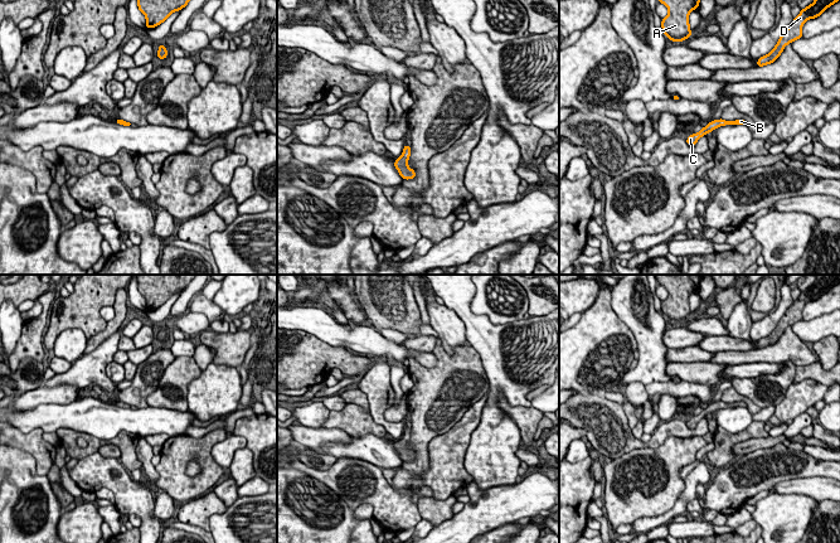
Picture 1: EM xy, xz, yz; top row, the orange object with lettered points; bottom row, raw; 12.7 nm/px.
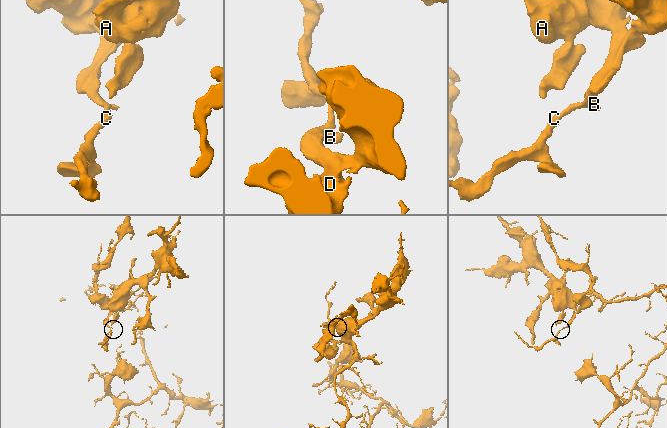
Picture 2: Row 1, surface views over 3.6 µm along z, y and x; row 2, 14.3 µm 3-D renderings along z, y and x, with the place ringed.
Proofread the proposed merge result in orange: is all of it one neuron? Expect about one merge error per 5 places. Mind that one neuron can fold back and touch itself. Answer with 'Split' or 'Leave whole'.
Leave whole

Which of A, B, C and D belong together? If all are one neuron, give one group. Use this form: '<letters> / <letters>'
A B C D

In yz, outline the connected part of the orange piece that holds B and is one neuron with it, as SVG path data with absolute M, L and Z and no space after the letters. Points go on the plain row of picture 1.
M719 401L719 402L714 402L714 403L710 403L705 409L703 409L698 416L693 416L690 418L688 418L686 421L686 426L689 428L695 428L698 422L701 420L701 418L705 418L707 416L710 416L713 412L720 409L720 408L727 408L727 407L747 407L747 403L743 402L743 401L739 401L739 402L734 402L734 403L725 403L723 401Z

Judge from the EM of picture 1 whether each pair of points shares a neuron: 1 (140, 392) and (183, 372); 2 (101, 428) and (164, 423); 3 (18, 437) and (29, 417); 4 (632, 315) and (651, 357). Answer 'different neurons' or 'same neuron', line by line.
1: different neurons
2: same neuron
3: different neurons
4: same neuron

